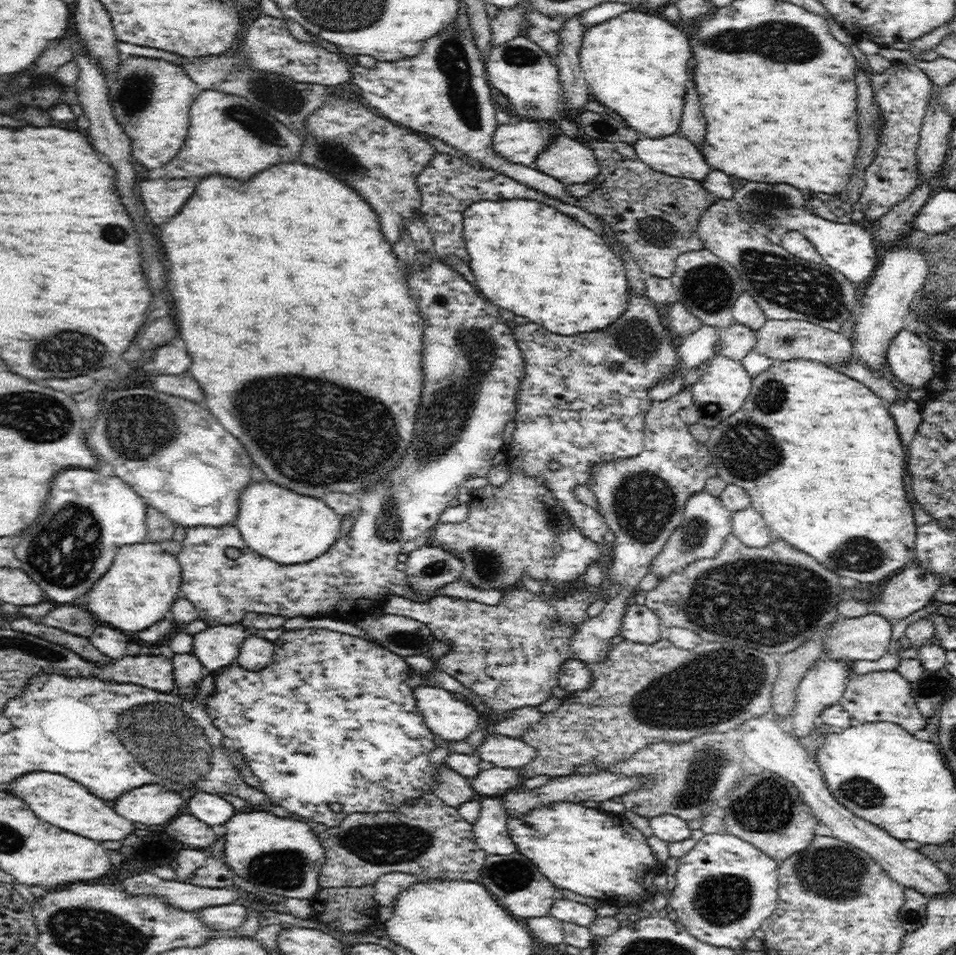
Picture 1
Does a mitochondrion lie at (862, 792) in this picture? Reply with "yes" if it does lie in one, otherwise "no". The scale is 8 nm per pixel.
yes

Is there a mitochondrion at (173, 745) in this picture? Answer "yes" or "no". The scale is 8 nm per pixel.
yes

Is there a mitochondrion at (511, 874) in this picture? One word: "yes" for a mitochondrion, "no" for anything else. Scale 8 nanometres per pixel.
yes

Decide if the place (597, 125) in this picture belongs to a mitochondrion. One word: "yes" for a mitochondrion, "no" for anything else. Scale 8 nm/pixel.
yes

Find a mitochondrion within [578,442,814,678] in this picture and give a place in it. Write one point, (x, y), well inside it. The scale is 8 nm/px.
(643, 504)

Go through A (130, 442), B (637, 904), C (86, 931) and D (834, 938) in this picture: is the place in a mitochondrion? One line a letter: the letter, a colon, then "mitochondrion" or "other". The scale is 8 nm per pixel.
A: mitochondrion
B: other
C: mitochondrion
D: other

